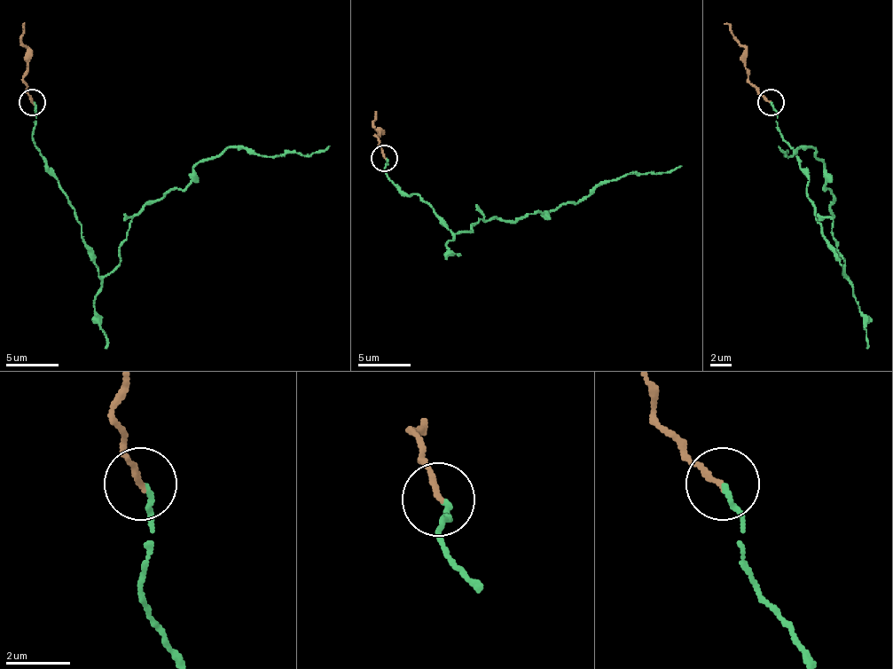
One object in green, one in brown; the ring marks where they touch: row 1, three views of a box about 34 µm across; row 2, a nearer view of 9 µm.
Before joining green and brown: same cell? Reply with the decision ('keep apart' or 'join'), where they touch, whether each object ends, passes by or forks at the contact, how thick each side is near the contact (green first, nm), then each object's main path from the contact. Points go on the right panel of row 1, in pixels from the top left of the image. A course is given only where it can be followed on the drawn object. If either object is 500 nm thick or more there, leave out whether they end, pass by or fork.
join; at (771, 102); green ends there; brown ends there; 160 nm thick on the green side, 170 nm on the other; green runs (771, 101), (845, 277), (821, 162), (810, 146), (790, 157), (779, 146); brown runs (771, 101), (748, 77), (745, 48), (724, 24)

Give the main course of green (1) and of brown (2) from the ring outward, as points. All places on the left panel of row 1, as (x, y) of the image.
1: (34, 101), (31, 141), (100, 277), (129, 221), (199, 162), (231, 146), (329, 146)
2: (31, 101), (23, 77), (26, 48), (20, 40), (23, 24)

